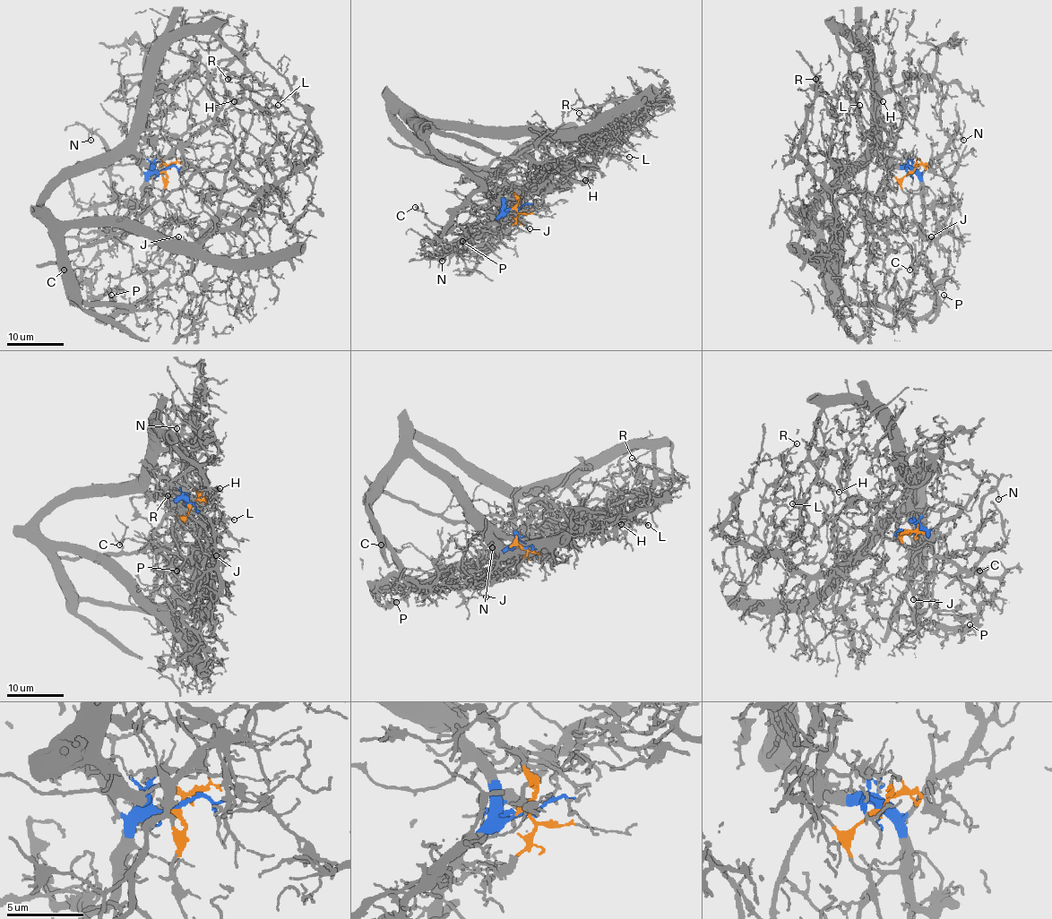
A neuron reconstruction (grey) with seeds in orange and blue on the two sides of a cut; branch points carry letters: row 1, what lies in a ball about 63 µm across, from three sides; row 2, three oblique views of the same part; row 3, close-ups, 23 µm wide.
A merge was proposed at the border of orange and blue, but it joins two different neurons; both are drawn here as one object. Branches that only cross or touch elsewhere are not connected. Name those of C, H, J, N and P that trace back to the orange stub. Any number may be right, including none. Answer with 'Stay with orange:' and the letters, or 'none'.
Stay with orange: J, P

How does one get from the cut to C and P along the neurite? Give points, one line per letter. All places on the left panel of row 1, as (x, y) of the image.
C: (162, 172), (131, 153), (84, 162), (43, 208), (71, 292), (130, 309), (101, 317), (95, 273), (64, 270)
P: (164, 172), (167, 177), (162, 194), (171, 222), (169, 236), (150, 261), (120, 283), (111, 302), (111, 295)

